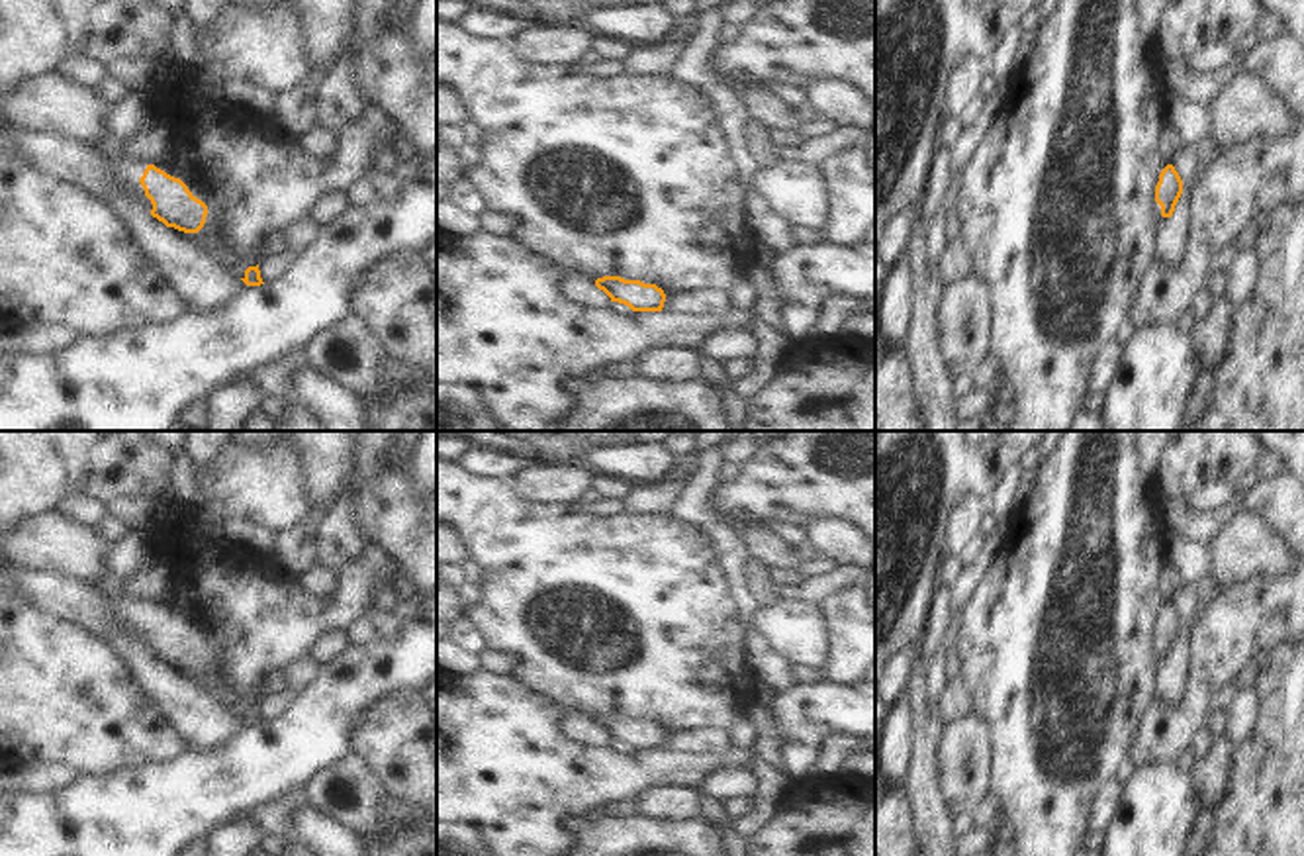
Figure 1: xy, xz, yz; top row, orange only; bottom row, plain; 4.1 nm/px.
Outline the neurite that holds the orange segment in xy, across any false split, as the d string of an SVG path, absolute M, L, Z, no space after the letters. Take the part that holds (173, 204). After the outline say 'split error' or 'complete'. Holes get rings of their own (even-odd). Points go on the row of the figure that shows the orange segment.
M110 163L108 184L123 198L143 206L166 227L184 233L198 233L208 215L208 206L198 200L188 186L155 165L147 163Z | split error

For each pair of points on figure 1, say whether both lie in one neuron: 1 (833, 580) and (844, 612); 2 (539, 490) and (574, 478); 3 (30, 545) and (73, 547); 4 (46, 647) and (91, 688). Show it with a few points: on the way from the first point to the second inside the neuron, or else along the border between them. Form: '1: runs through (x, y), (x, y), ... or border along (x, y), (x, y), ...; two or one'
1: border along (854, 582), (833, 590), (817, 604); two
2: runs through (547, 482), (566, 480); one
3: runs through (40, 545), (63, 547); one
4: runs through (57, 659), (79, 680); one

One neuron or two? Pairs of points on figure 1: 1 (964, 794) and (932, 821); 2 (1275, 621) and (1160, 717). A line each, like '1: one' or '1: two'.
1: two
2: one

